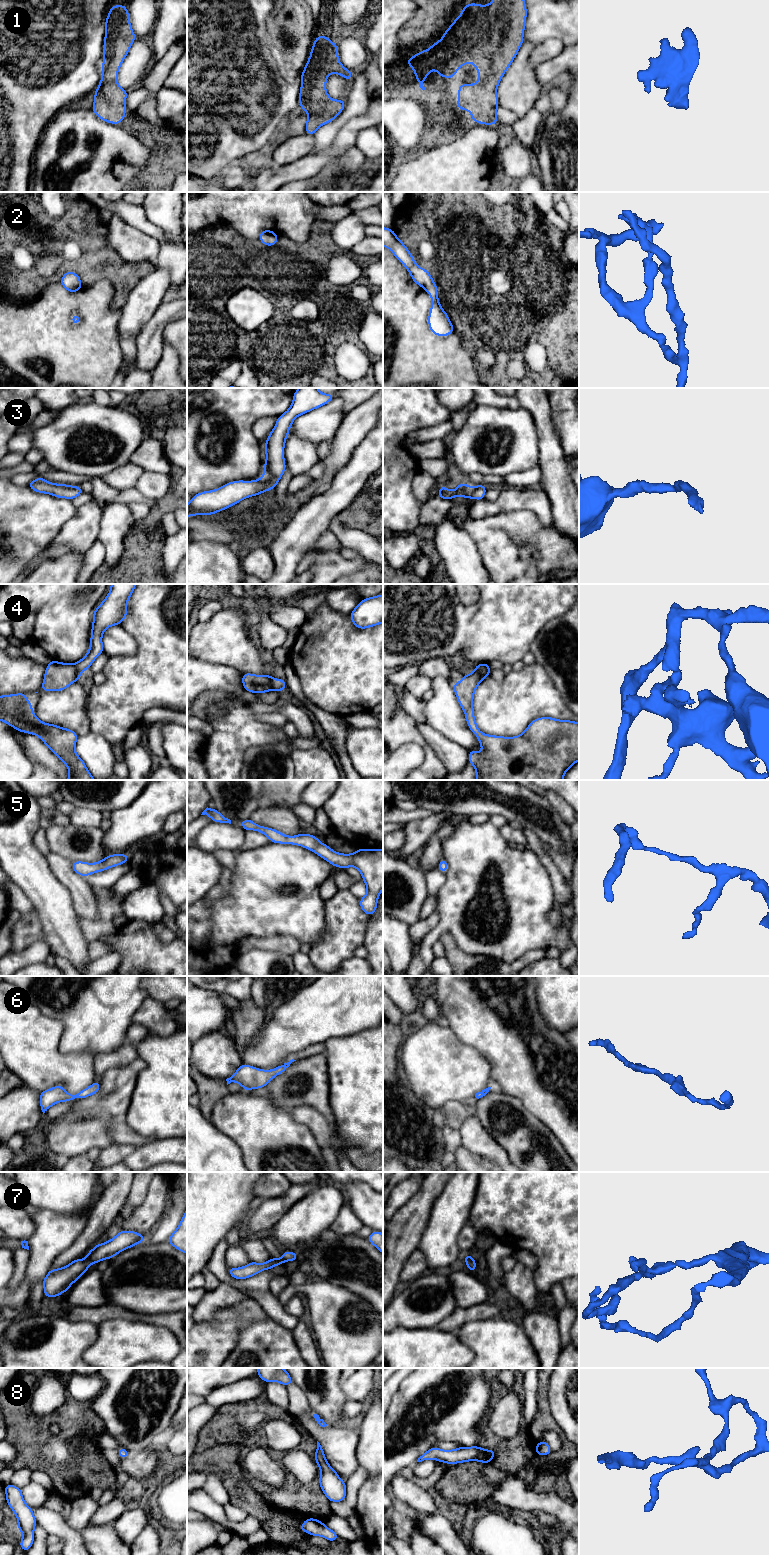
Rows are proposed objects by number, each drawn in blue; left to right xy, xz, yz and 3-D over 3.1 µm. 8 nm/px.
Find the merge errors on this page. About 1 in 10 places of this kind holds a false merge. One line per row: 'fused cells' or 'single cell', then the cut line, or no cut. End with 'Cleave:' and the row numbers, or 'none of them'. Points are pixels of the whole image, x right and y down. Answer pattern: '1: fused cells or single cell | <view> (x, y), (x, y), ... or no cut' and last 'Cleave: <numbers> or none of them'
1: single cell | no cut
2: single cell | no cut
3: single cell | no cut
4: fused cells | xz (272, 678), (271, 689)
5: single cell | no cut
6: single cell | no cut
7: single cell | no cut
8: single cell | no cut
Cleave: 4

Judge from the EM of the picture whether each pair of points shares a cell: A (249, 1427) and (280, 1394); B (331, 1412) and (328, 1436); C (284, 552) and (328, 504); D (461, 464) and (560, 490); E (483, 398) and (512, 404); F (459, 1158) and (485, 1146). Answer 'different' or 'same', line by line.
A: different
B: different
C: same
D: different
E: same
F: different

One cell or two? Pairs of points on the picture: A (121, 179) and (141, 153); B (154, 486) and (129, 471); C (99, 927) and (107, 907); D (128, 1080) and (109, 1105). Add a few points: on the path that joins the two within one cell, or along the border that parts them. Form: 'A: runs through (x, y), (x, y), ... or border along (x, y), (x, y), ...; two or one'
A: runs through (121, 173), (135, 159); one
B: runs through (148, 480), (142, 474), (135, 474); one
C: runs through (104, 922), (107, 912); one
D: runs through (122, 1086), (115, 1093), (113, 1099); one

